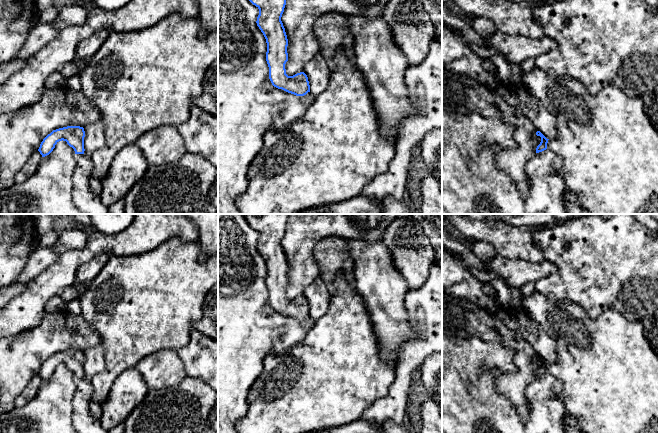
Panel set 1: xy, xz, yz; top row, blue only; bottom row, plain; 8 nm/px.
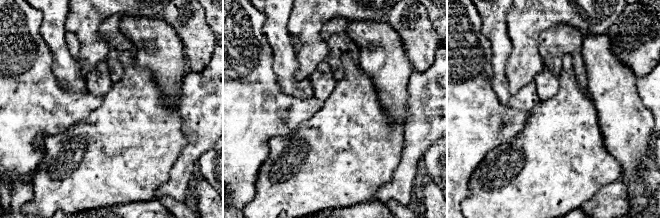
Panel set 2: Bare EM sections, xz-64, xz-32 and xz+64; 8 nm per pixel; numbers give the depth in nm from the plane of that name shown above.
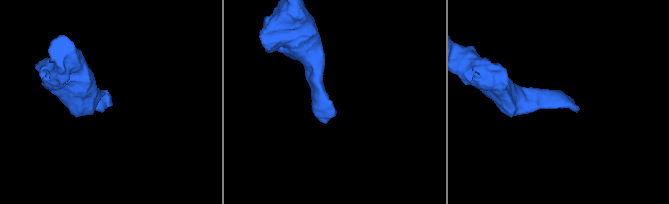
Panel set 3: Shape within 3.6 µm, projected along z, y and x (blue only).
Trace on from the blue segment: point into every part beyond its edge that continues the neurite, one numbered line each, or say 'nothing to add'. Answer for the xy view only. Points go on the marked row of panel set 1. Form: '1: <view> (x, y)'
1: xy (84, 198)

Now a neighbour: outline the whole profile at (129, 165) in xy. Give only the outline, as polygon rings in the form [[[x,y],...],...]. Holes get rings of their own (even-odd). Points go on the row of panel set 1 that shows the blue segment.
[[[136,143],[122,148],[116,154],[106,176],[100,181],[102,204],[109,207],[123,200],[128,191],[143,177],[148,167],[149,163]]]

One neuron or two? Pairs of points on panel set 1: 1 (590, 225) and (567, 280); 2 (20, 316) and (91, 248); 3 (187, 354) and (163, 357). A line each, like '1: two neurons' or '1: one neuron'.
1: one neuron
2: one neuron
3: two neurons

